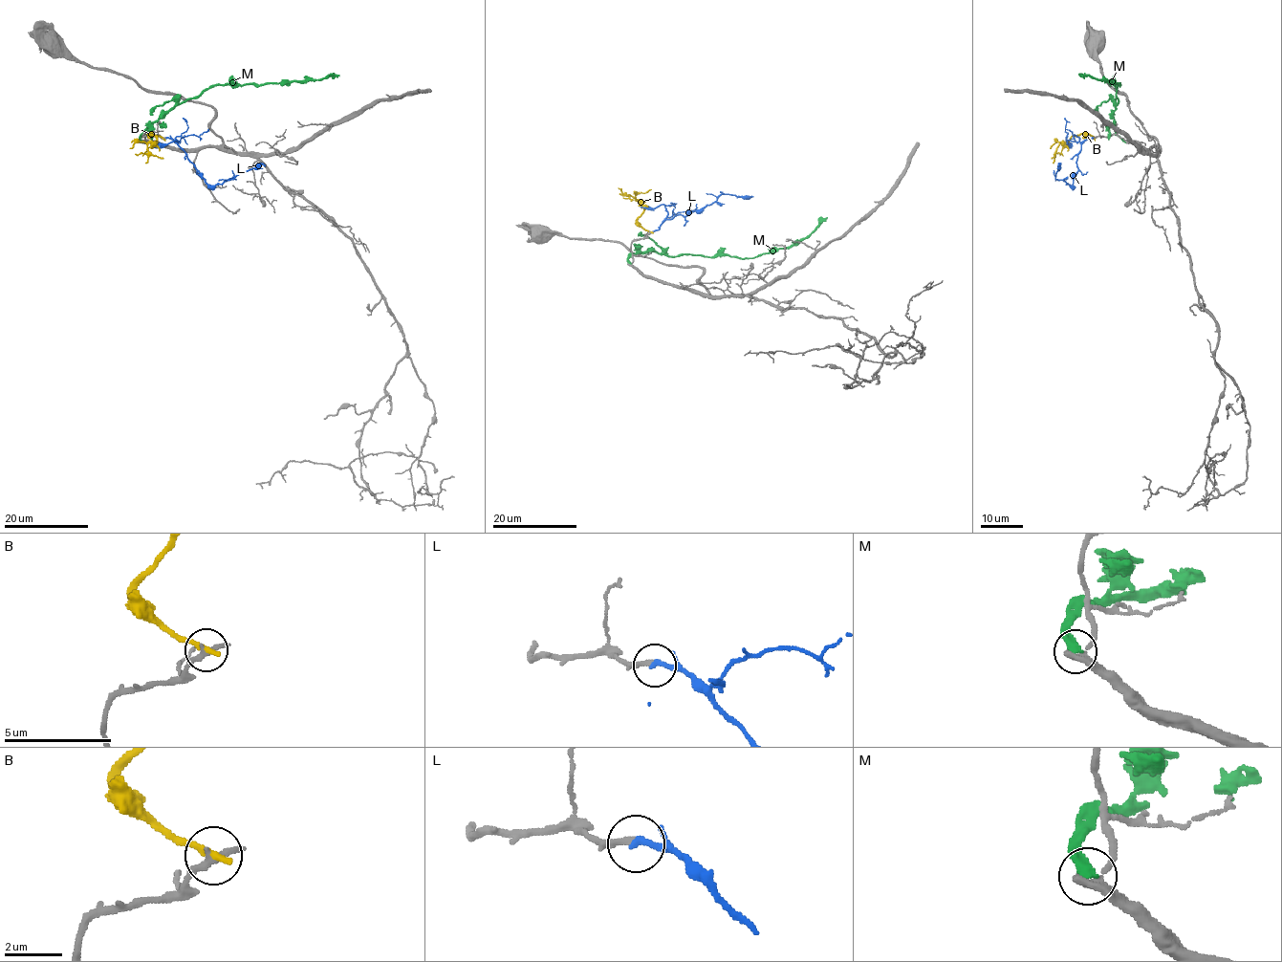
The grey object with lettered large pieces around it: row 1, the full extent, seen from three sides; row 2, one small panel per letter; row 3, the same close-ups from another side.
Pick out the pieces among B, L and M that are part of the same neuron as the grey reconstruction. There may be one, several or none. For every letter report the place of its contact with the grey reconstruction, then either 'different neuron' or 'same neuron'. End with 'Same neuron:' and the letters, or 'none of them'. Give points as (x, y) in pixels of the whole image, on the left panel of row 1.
B: (162, 138) | different neuron
L: (166, 138) | same neuron
M: (141, 142) | different neuron
Same neuron: L

